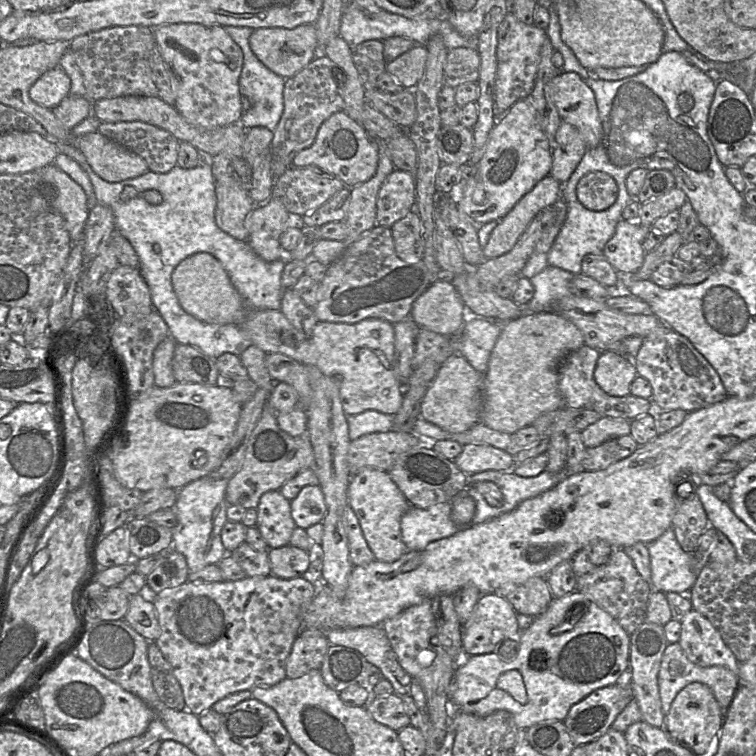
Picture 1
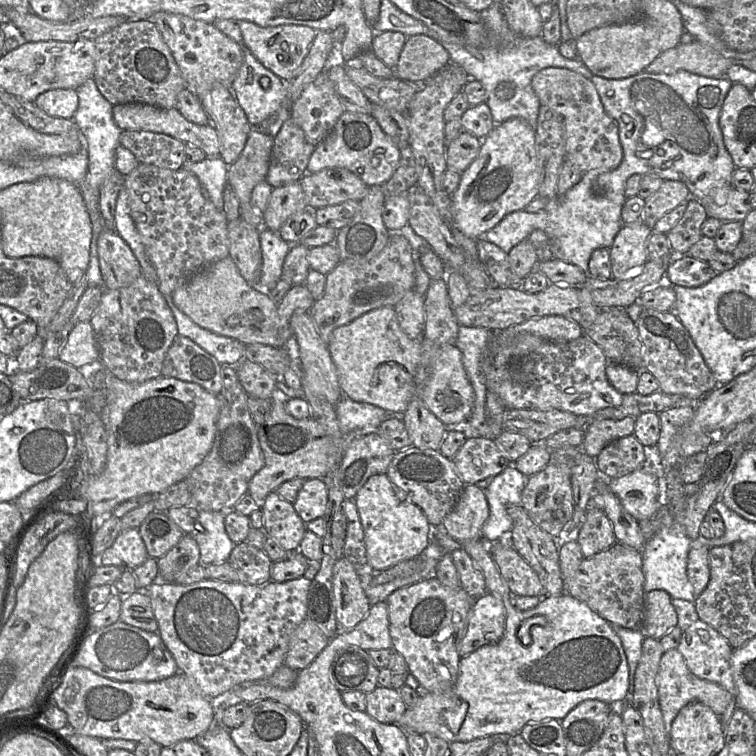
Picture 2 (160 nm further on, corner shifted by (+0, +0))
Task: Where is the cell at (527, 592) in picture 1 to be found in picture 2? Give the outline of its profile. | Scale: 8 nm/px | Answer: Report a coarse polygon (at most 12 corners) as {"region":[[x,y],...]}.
{"region":[[507,538],[488,545],[512,596],[545,596]]}

